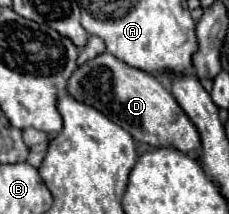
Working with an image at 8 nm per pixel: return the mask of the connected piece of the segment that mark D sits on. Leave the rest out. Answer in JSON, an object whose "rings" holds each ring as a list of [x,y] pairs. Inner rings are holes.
{"rings":[[[109,52],[97,56],[89,64],[79,66],[79,70],[75,70],[69,78],[67,90],[73,98],[97,108],[109,120],[123,126],[139,142],[145,142],[149,146],[173,144],[181,152],[193,152],[201,148],[201,136],[195,124],[181,110],[173,94],[167,90],[165,82],[149,72],[131,68]]]}

